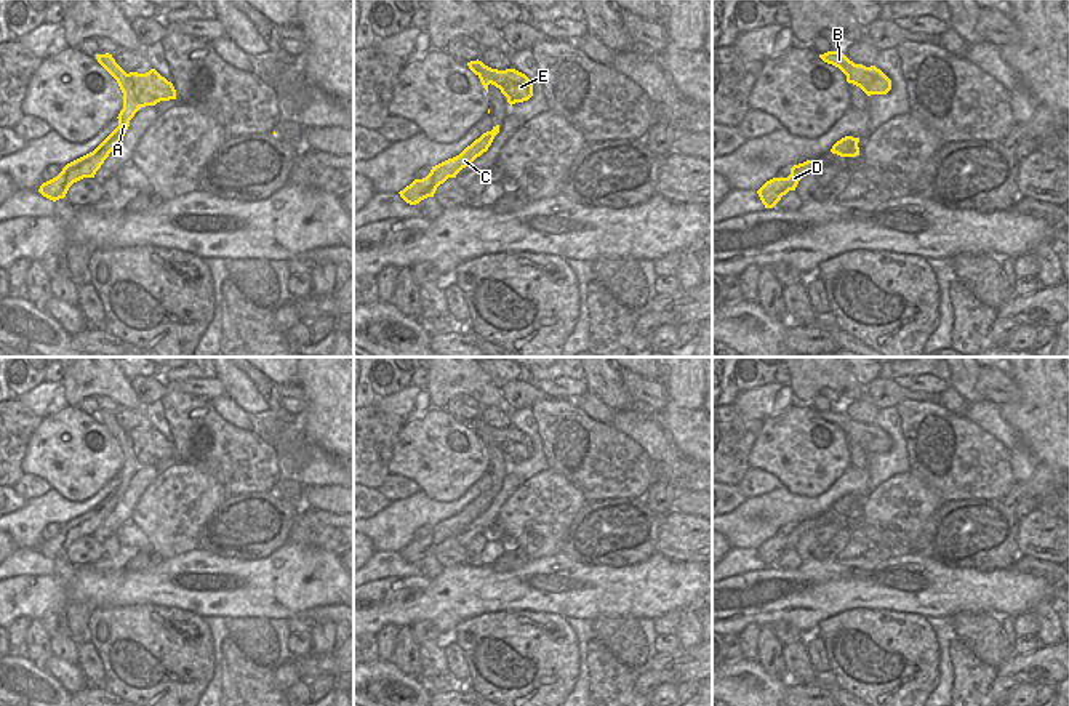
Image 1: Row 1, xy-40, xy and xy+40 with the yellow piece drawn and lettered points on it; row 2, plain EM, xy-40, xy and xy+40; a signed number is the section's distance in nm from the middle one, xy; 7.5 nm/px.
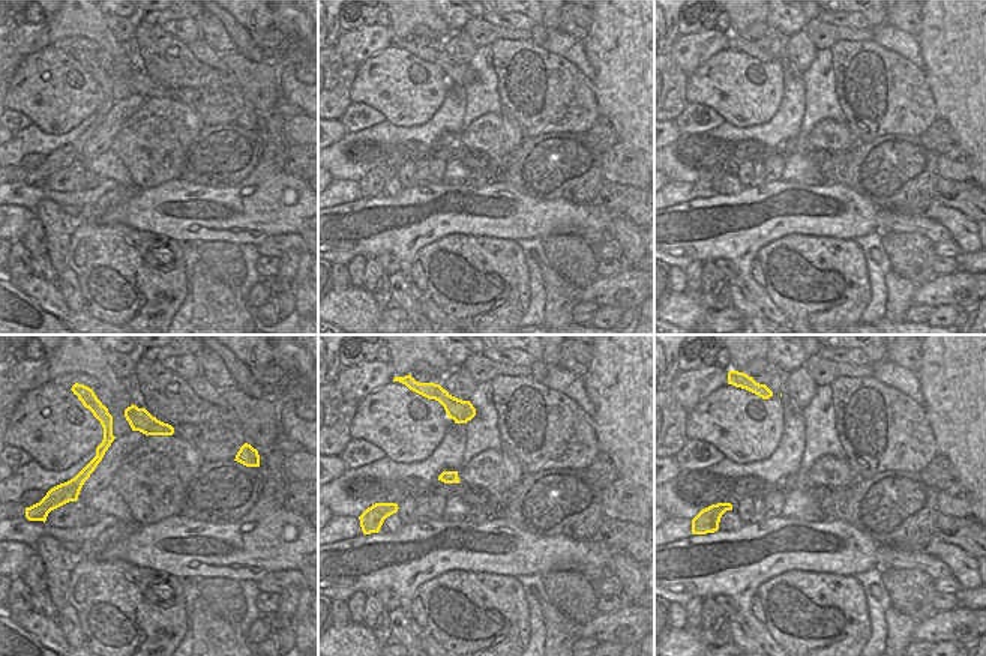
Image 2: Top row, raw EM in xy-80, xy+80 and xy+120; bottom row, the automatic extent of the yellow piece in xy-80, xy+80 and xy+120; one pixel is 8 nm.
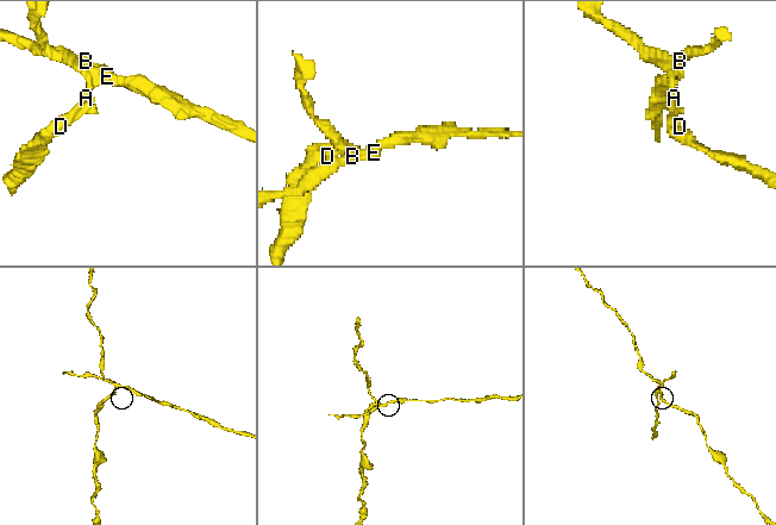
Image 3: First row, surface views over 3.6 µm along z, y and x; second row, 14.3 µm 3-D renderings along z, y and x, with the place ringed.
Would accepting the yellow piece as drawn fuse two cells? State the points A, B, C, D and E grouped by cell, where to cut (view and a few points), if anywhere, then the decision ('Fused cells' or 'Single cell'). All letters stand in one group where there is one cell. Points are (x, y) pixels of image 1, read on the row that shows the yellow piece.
Groups: A C D / B E. Split along xy-40 (127, 74), (140, 106). Fused cells

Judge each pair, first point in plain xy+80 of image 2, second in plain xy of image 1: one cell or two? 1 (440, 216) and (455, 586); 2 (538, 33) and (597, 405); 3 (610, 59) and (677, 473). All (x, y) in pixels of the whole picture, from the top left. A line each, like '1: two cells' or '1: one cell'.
1: one cell
2: one cell
3: two cells

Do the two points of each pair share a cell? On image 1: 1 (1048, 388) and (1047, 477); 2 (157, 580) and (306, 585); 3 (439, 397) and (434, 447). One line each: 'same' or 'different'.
1: same
2: same
3: different

